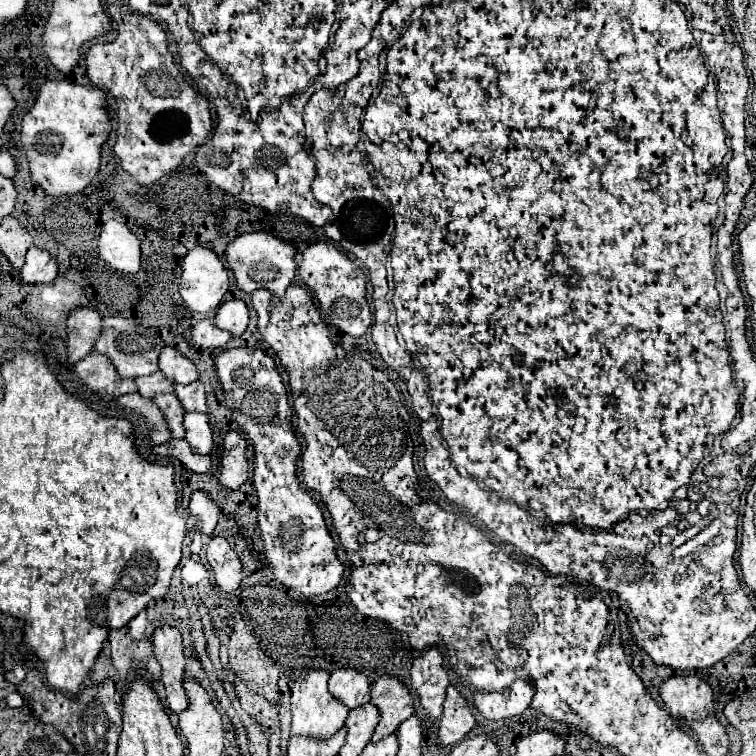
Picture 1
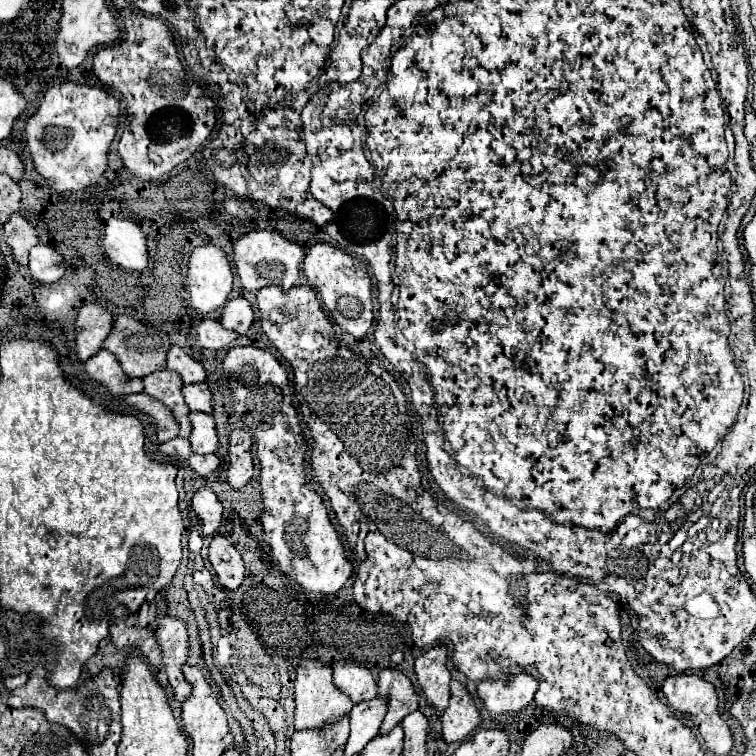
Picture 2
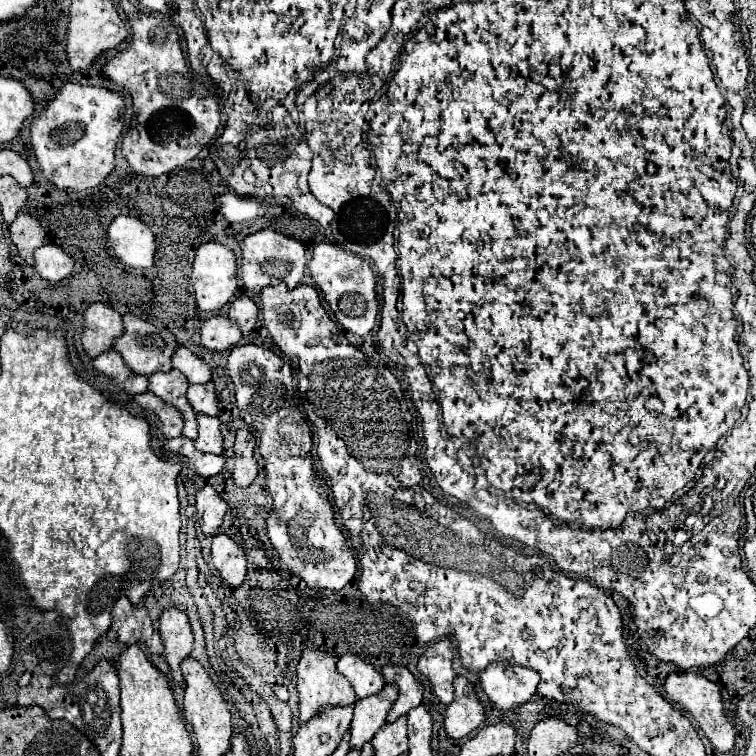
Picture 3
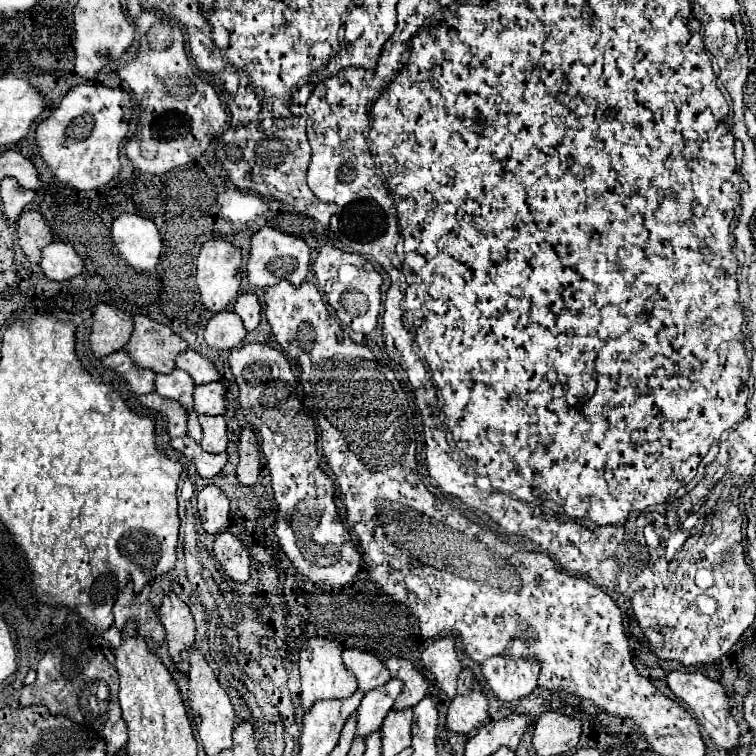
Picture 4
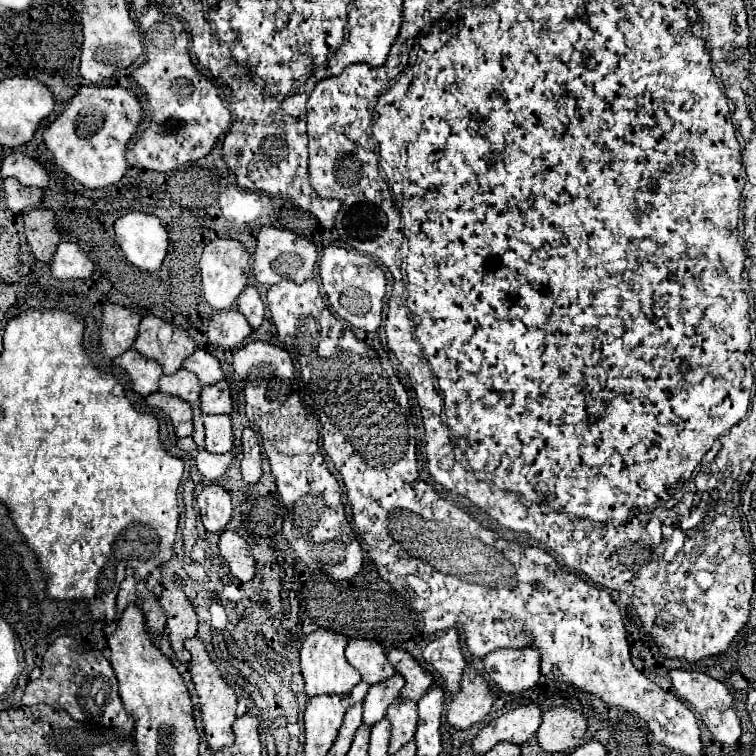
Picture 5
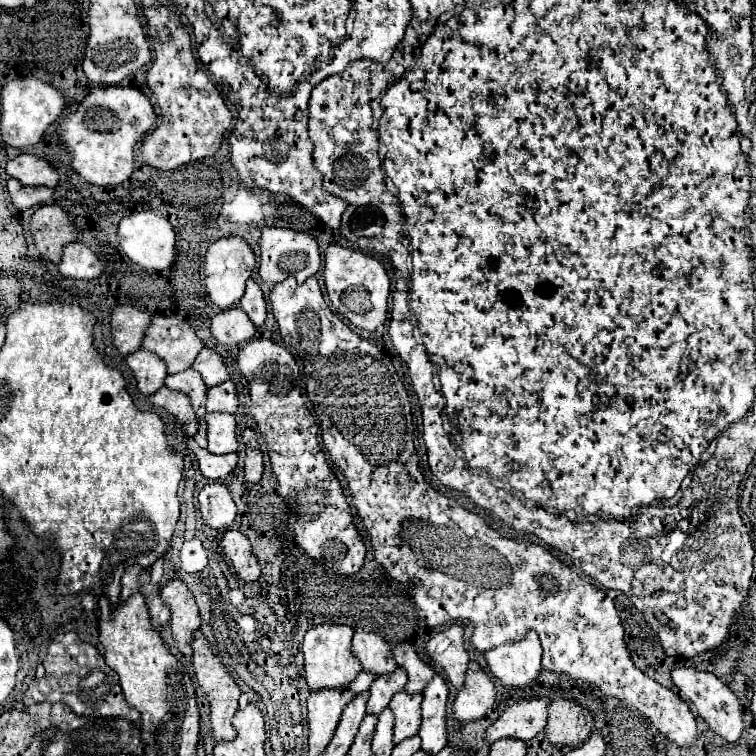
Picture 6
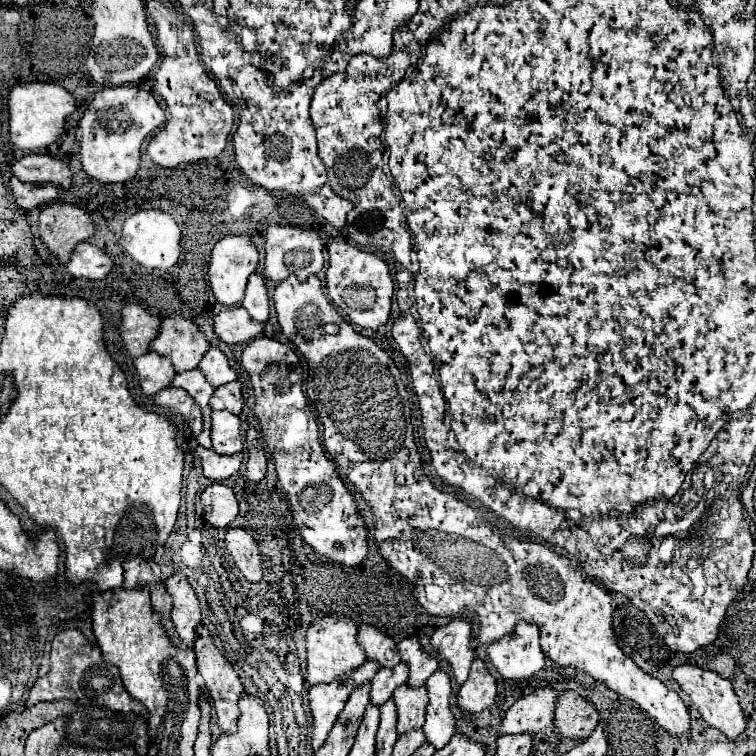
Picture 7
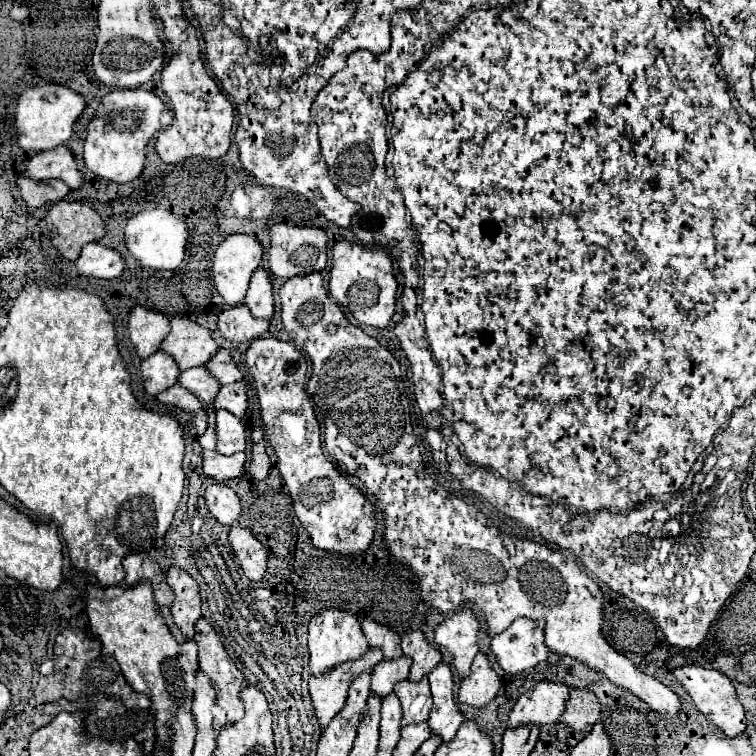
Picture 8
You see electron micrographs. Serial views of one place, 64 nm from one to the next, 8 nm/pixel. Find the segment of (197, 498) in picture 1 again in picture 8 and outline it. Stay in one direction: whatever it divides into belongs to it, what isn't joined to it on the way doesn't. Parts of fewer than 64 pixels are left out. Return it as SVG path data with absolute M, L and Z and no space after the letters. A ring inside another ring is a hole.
M212 484L206 488L206 504L212 516L220 524L228 524L228 526L236 522L242 510L240 498L236 496L236 492L224 484Z

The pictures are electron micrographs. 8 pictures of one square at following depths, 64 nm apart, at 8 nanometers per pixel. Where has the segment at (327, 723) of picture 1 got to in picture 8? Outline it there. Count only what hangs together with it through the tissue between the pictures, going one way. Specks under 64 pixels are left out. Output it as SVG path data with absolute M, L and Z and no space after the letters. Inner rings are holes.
M338 606L324 608L310 620L310 632L308 632L308 648L310 648L310 672L320 674L328 668L344 662L344 660L358 660L366 652L366 640L360 626L360 620Z

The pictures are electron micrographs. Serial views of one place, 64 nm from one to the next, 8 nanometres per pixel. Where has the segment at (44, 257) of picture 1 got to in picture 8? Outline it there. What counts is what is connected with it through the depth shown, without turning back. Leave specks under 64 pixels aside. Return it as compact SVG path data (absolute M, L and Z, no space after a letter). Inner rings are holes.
M100 242L86 244L76 262L78 272L82 272L86 276L94 276L94 278L108 278L108 280L118 278L122 274L124 266L126 266L126 262L124 262L122 254Z

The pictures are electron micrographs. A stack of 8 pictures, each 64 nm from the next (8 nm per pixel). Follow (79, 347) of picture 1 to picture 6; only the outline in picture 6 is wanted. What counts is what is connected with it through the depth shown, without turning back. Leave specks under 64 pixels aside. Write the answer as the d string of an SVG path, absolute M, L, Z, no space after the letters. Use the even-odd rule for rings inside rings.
M124 304L114 308L112 314L112 334L114 334L114 346L120 350L120 354L128 356L142 346L144 328L152 322L152 314L138 310L136 306Z

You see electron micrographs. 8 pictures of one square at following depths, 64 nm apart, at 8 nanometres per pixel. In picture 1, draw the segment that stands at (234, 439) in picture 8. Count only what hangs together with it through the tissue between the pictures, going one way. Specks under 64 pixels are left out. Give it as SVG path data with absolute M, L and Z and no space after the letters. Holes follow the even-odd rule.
M190 412L184 416L186 440L196 454L210 454L214 450L214 436L208 422L208 414Z

